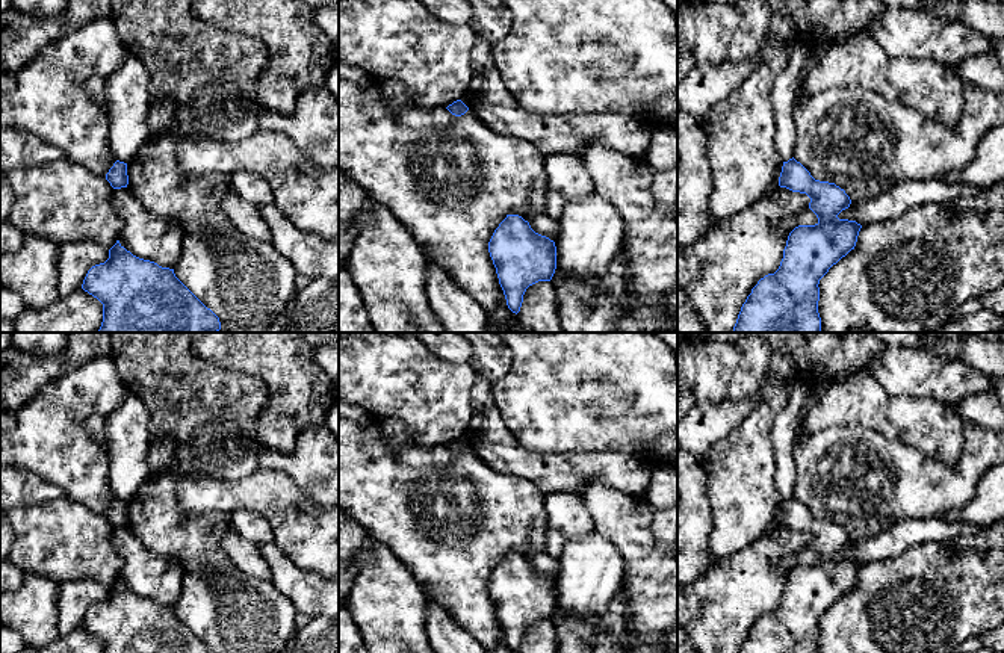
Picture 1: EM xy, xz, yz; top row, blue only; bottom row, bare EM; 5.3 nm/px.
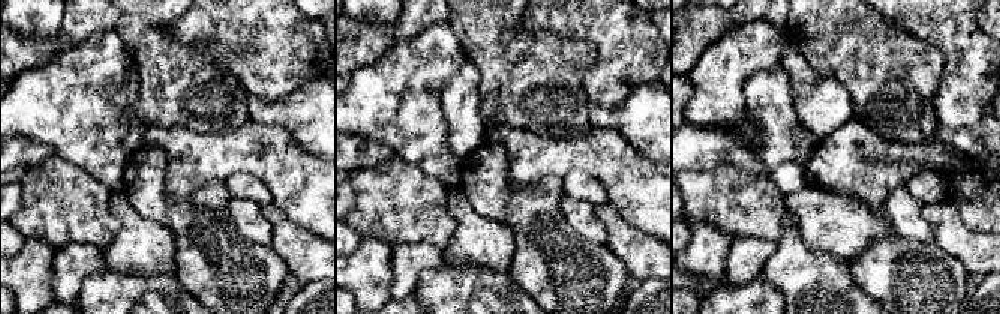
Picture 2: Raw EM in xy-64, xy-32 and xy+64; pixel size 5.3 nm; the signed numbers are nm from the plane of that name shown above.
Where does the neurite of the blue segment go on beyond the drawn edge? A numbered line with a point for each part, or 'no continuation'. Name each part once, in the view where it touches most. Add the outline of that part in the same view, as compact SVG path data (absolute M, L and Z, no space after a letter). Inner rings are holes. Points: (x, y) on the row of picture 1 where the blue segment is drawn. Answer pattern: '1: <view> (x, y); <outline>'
no continuation

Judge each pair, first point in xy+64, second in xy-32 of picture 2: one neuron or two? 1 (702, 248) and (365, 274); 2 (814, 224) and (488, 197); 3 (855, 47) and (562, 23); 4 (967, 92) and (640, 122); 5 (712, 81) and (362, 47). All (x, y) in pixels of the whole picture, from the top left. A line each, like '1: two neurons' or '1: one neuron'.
1: one neuron
2: two neurons
3: two neurons
4: two neurons
5: two neurons

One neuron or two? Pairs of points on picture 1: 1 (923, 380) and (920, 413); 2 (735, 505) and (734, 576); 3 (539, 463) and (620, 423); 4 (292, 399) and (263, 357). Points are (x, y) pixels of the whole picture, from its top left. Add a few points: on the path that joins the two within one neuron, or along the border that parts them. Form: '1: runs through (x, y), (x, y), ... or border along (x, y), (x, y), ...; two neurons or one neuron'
1: border along (886, 390), (895, 395), (932, 398), (951, 405); two neurons
2: border along (765, 535), (718, 558); two neurons
3: border along (529, 449), (601, 451); two neurons
4: runs through (292, 389), (274, 368); one neuron

